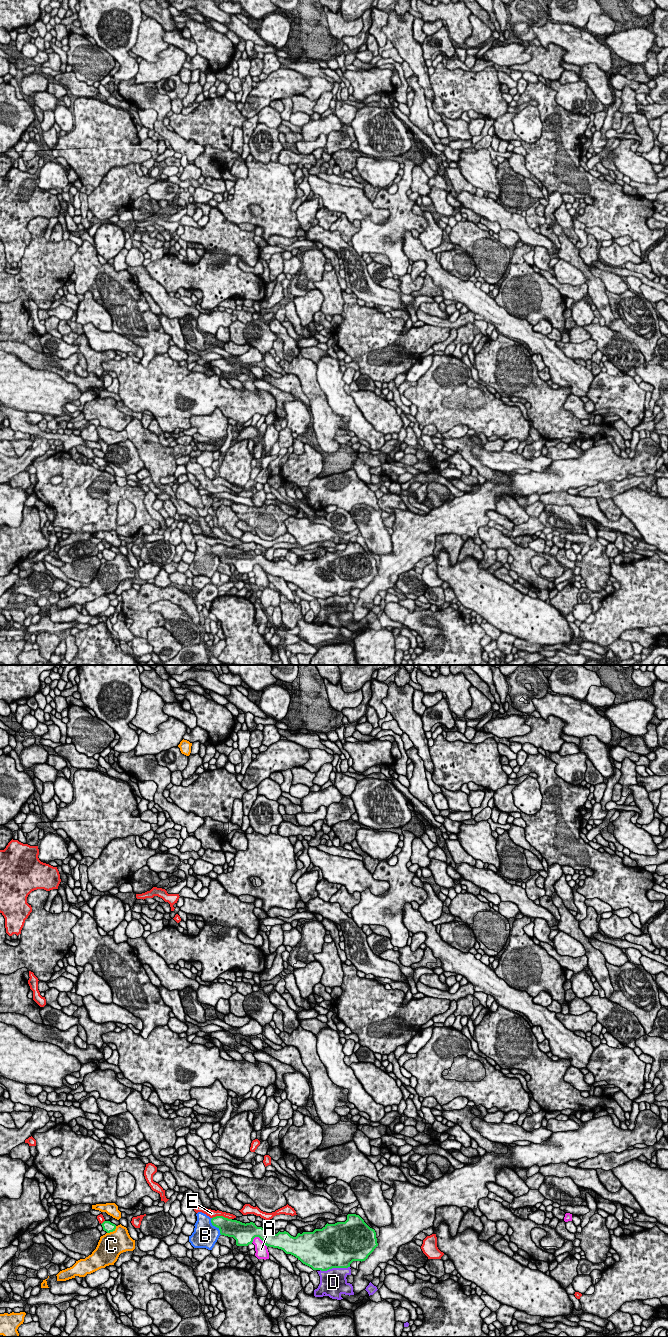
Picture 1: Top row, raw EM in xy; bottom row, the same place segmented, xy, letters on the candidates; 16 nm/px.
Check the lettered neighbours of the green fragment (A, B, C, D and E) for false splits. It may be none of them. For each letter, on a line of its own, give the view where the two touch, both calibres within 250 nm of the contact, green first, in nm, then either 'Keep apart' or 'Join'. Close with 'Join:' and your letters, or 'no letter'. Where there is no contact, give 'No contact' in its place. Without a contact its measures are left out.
A: Touches green in xy. Thickness 300 nm (green) against 190 nm. Keep apart
B: Touches green in xy. Thickness 280 nm (green) against 400 nm. Keep apart
C: Touches green in xy. Thickness 160 nm (green) against 400 nm. Keep apart
D: Touches green in xy. Thickness 500 nm (green) against 440 nm. Keep apart
E: Touches green in xy. Thickness 280 nm (green) against 130 nm. Keep apart
Join: no letter

